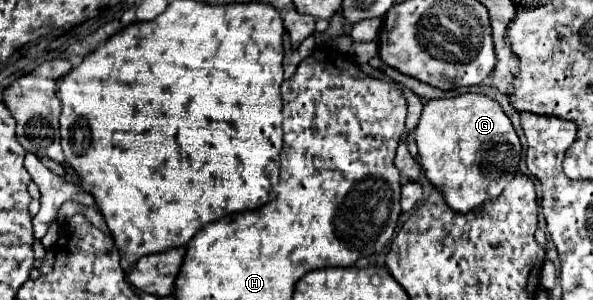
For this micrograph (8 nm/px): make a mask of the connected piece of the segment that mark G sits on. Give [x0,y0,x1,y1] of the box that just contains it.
[415,93,521,213]

